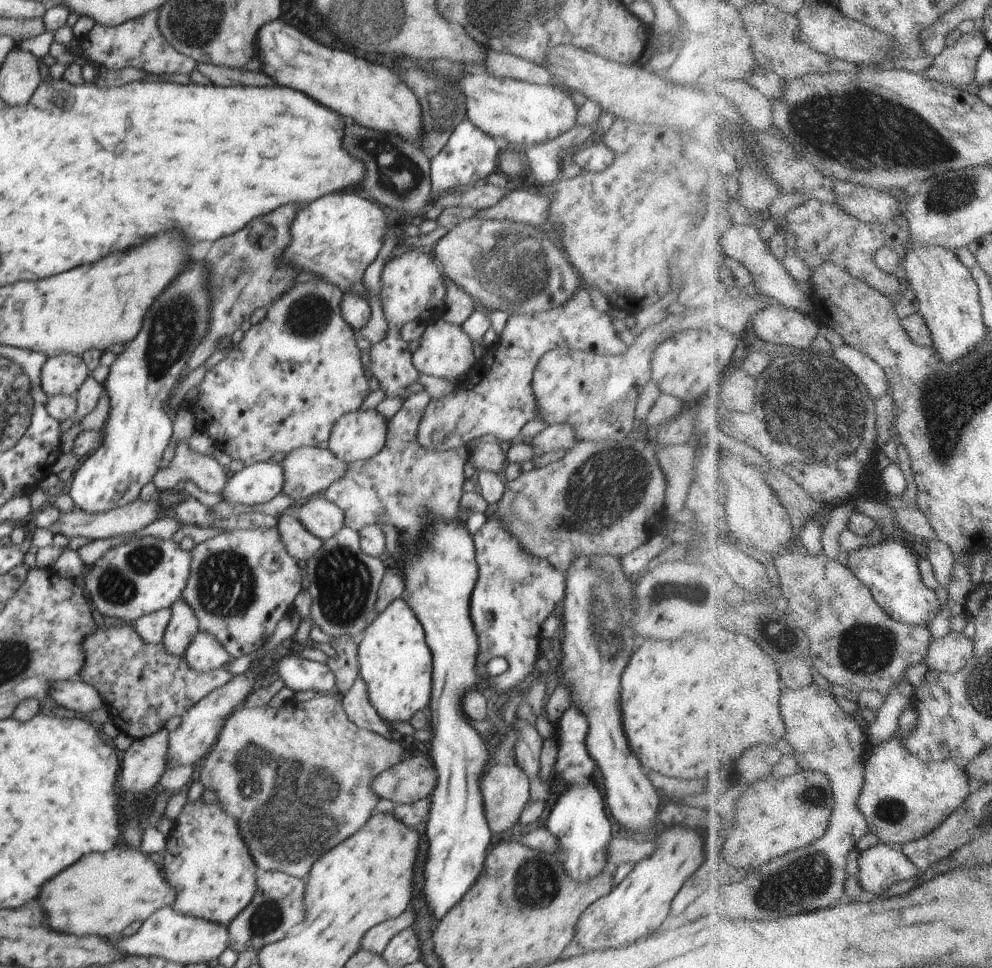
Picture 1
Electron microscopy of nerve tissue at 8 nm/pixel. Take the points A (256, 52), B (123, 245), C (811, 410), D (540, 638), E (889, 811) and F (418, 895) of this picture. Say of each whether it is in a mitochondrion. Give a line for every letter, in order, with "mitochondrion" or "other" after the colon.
A: other
B: other
C: mitochondrion
D: other
E: mitochondrion
F: other

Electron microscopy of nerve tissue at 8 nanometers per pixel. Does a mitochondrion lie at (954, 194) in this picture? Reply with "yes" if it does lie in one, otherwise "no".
yes

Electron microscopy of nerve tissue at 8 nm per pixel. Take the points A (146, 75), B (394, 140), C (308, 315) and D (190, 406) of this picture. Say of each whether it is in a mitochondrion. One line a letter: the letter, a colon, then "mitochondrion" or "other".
A: other
B: mitochondrion
C: mitochondrion
D: other

